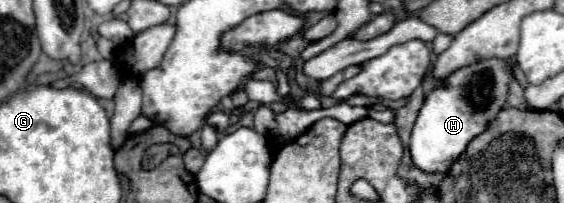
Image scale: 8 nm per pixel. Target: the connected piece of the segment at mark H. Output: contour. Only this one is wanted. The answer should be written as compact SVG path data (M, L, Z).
M494 58L460 68L458 72L450 74L440 86L436 86L424 100L424 106L420 108L410 134L408 150L414 166L422 172L446 174L458 160L458 156L466 150L468 142L484 132L494 116L504 108L510 76L512 72L508 62Z

